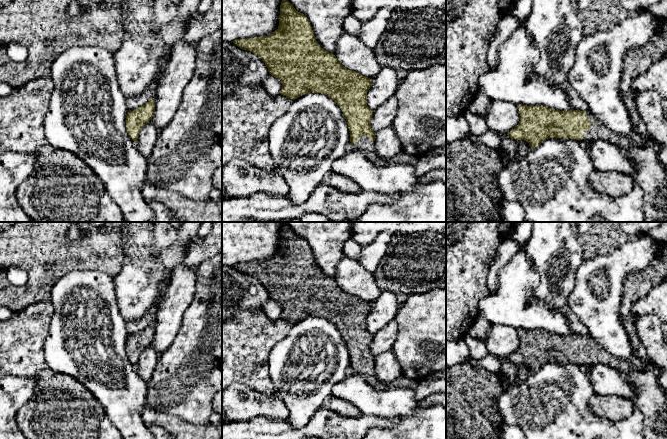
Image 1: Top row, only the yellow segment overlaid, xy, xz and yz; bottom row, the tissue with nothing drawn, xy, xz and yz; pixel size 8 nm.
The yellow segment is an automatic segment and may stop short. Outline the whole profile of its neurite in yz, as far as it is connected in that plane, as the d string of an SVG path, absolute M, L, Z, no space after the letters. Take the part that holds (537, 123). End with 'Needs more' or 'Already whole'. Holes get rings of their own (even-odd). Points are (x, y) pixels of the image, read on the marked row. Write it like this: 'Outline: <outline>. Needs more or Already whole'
Outline: M517 105L520 121L507 135L515 140L525 140L531 148L544 140L571 138L576 140L606 140L628 152L631 147L655 146L651 136L644 130L629 135L617 134L605 127L590 112L580 110L560 111L545 106Z. Needs more

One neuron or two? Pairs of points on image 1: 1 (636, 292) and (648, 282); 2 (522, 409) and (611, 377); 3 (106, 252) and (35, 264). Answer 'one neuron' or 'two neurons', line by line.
1: one neuron
2: two neurons
3: one neuron

